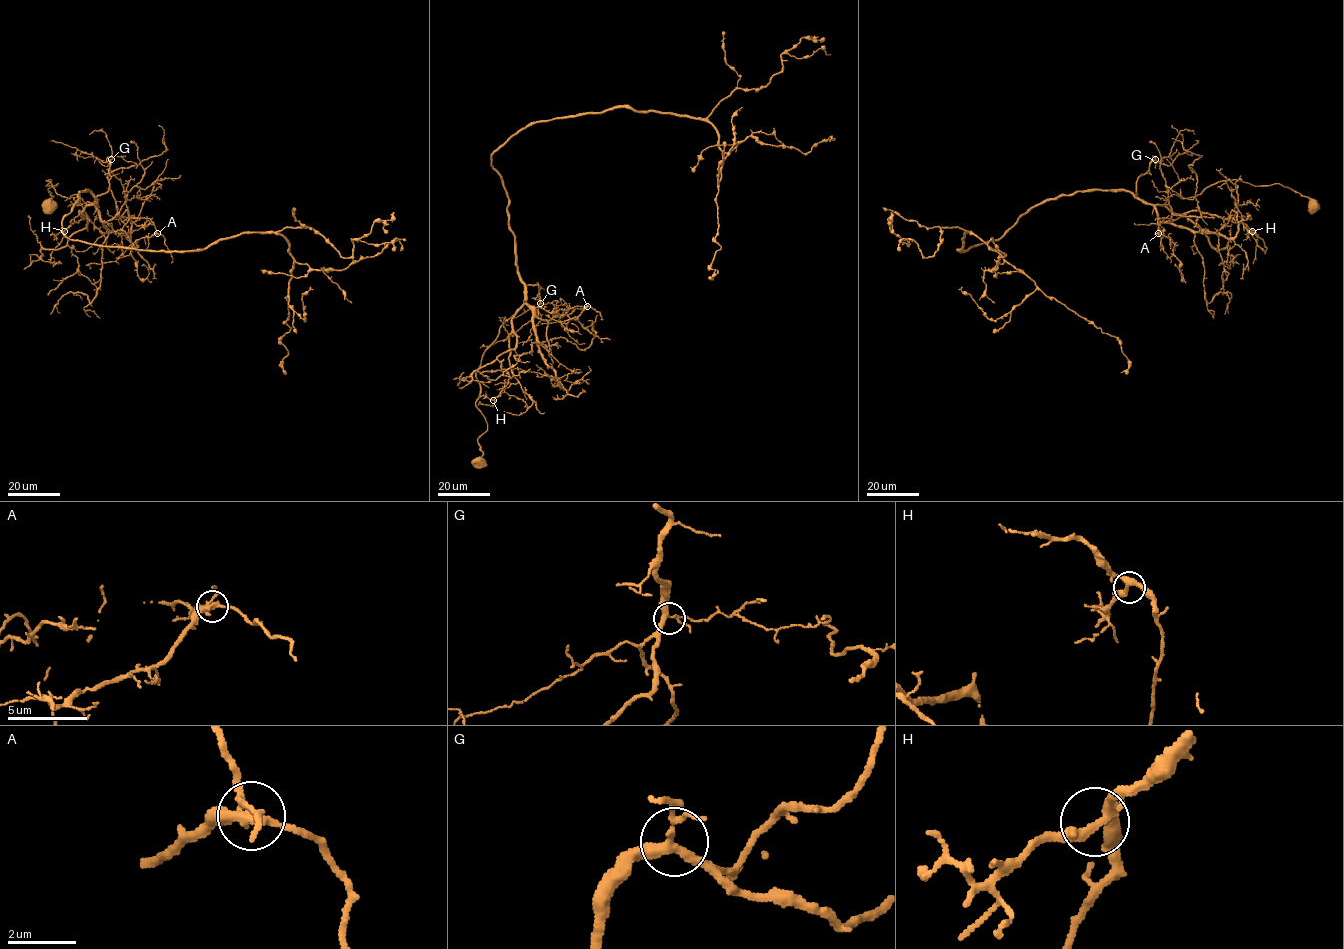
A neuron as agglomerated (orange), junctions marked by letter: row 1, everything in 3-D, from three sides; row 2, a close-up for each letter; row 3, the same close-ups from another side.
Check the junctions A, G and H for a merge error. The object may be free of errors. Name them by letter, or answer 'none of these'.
none of these

